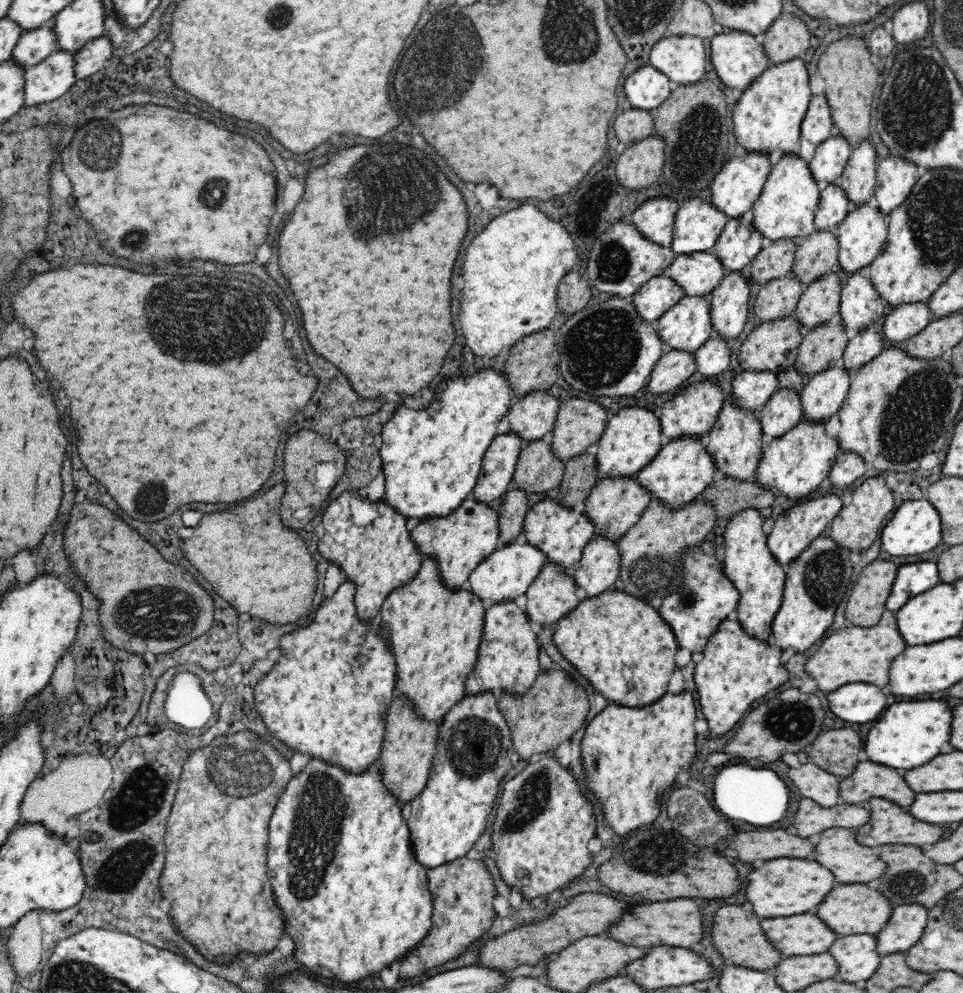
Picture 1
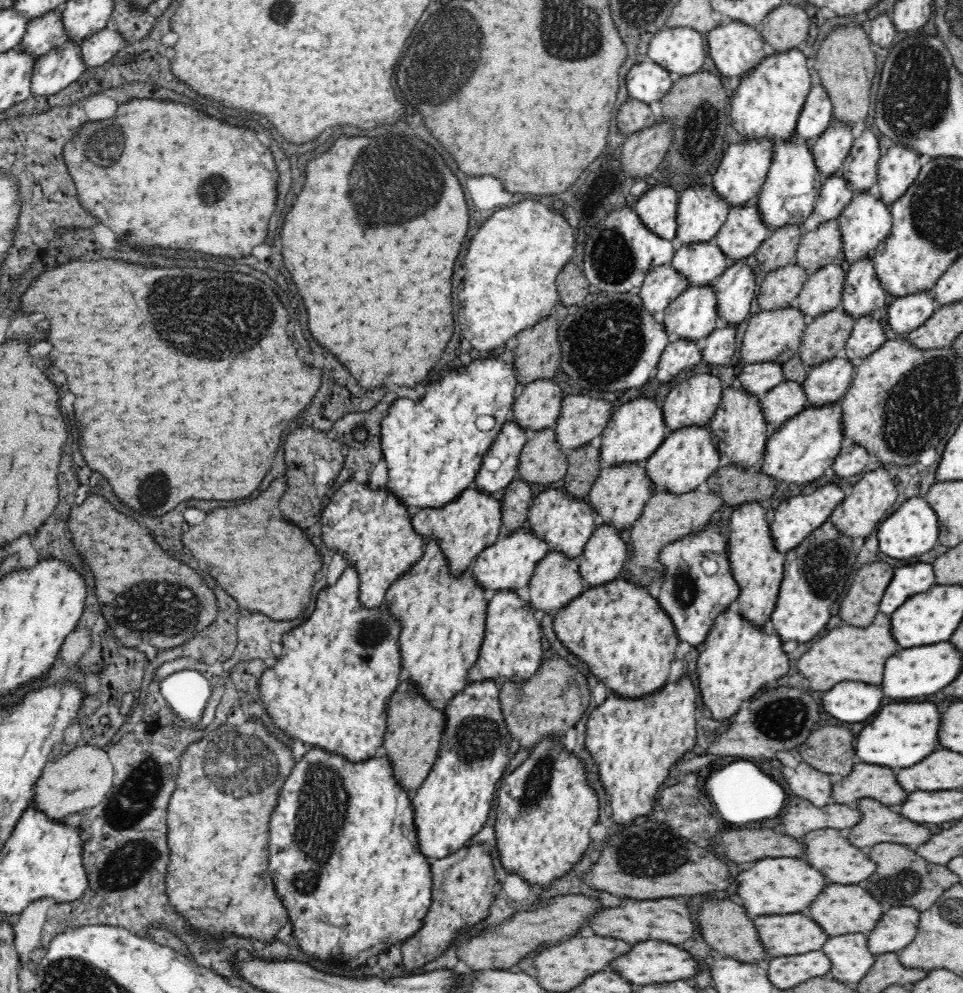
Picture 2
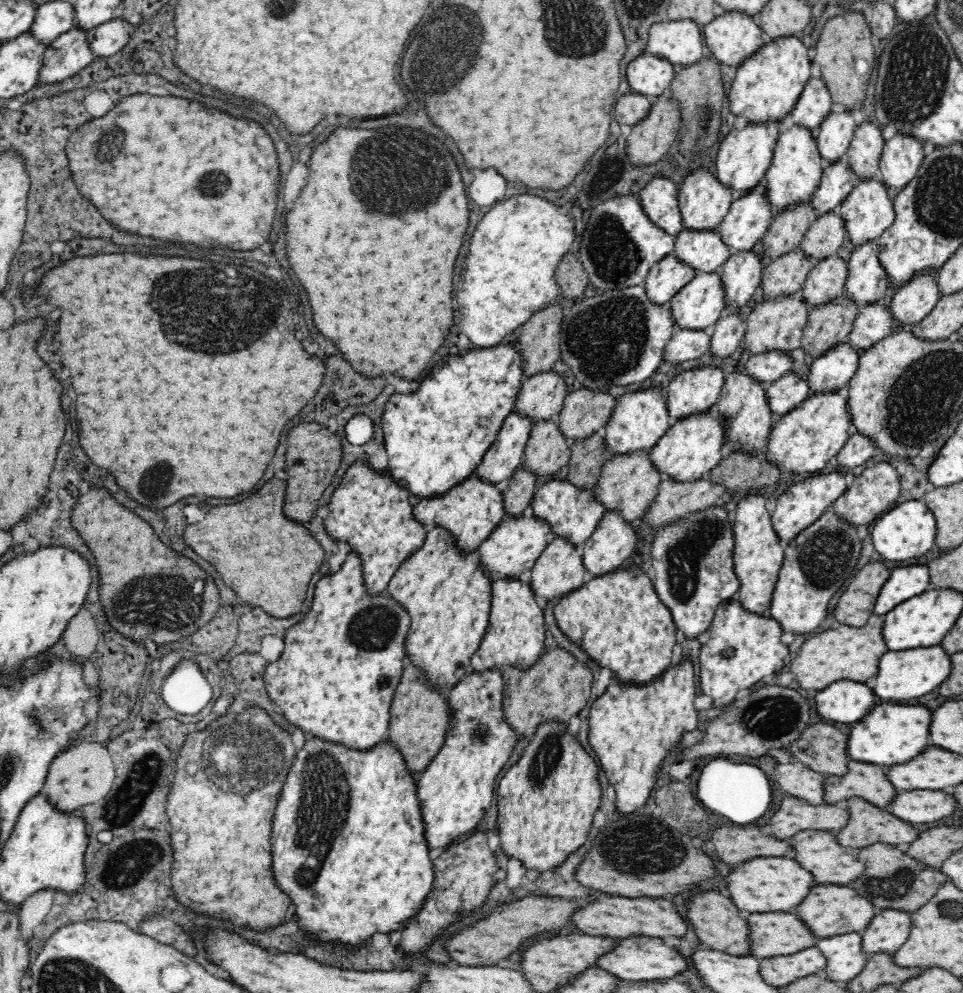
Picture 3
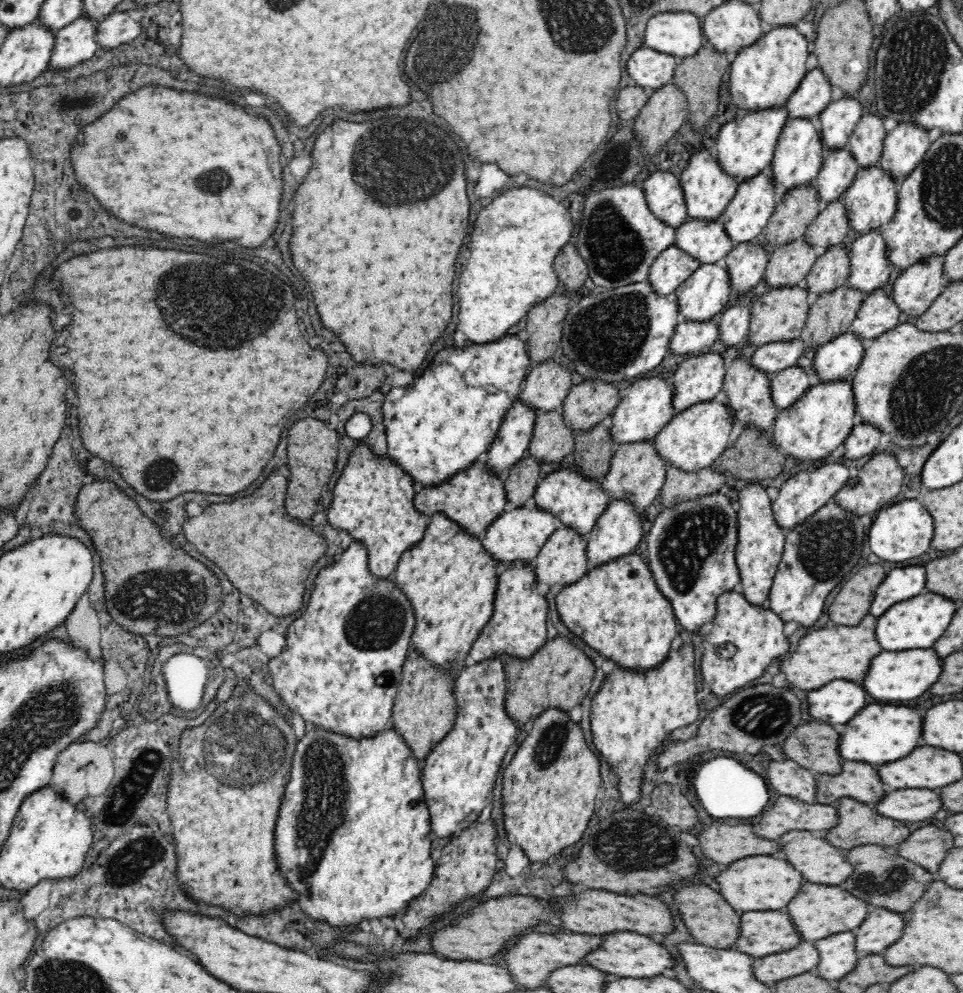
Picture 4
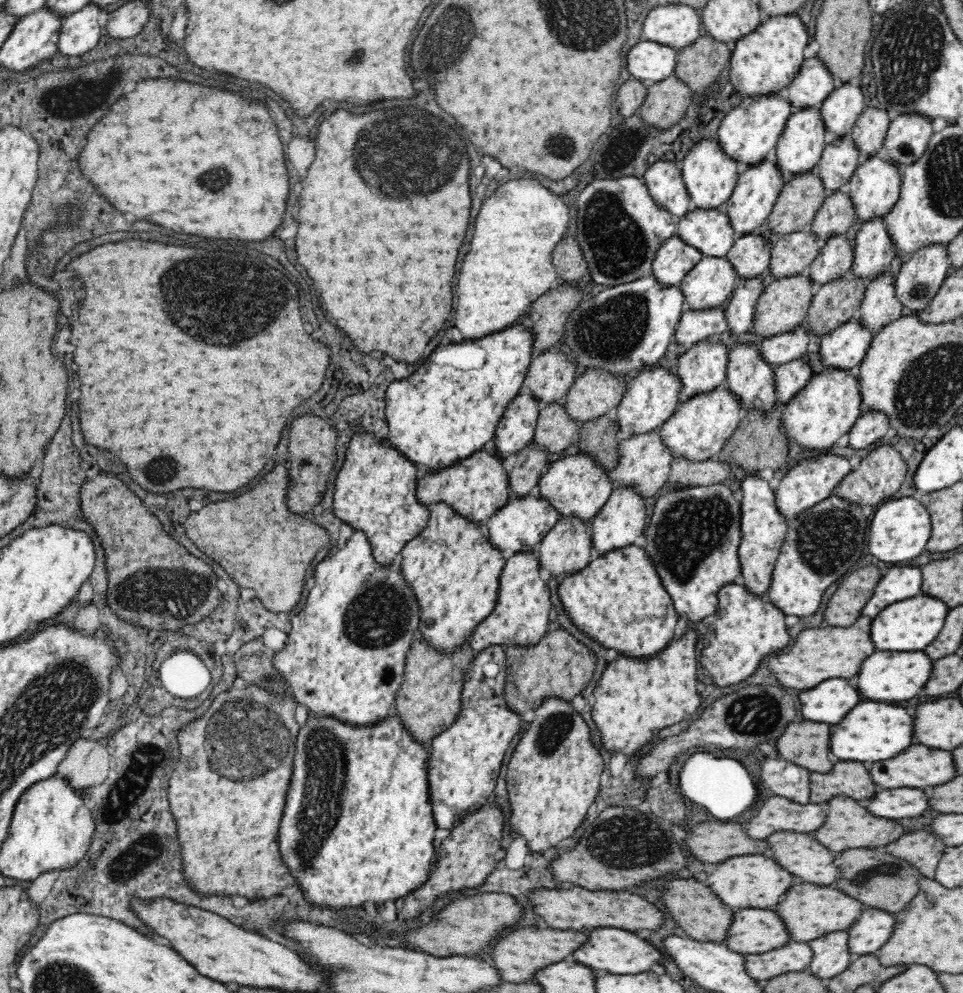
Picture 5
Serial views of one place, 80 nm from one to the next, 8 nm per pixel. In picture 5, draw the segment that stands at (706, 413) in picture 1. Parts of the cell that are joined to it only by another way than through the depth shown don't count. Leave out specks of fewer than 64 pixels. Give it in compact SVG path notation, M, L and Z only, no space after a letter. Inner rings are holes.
M712 336L712 340L701 340L698 344L691 346L685 354L679 358L676 377L680 379L679 403L684 404L693 398L693 396L712 392L719 386L724 386L727 374L727 364L729 361L728 349L722 342L716 342L716 338Z

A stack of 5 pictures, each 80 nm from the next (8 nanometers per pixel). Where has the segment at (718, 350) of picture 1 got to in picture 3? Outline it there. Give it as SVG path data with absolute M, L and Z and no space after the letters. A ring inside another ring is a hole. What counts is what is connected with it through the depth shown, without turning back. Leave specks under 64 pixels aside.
M724 313L709 331L710 346L708 351L712 356L730 358L738 345L742 344L746 325L740 313Z

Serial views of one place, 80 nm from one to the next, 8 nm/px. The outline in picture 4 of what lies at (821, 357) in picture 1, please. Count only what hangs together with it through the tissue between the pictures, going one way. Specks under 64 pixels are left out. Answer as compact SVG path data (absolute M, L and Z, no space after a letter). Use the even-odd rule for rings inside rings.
M846 285L812 300L801 334L804 346L817 350L823 344L850 331L864 299L862 291L850 289Z

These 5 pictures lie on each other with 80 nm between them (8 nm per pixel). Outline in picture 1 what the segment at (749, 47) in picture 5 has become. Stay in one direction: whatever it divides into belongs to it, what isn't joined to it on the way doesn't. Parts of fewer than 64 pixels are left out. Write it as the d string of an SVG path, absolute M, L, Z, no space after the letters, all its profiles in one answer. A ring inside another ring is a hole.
M792 59L779 65L771 64L760 76L746 88L740 100L733 109L732 122L734 123L734 135L736 145L742 153L762 154L770 156L773 152L780 152L784 156L800 156L801 151L801 126L806 116L812 97L810 94L810 82L808 71L802 59Z

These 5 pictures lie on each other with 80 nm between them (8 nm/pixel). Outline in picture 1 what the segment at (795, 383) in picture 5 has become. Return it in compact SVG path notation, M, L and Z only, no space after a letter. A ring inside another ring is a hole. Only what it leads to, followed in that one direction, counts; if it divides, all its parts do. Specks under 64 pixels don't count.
M777 390L767 401L758 413L766 443L786 435L803 419L801 397L794 390Z

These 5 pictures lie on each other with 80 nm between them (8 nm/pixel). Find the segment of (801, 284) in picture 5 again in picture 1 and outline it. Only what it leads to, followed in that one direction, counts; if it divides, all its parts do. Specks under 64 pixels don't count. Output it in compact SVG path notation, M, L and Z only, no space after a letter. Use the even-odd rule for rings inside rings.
M794 316L760 323L744 340L737 361L742 371L768 371L778 375L795 364L802 339L800 323L795 320Z

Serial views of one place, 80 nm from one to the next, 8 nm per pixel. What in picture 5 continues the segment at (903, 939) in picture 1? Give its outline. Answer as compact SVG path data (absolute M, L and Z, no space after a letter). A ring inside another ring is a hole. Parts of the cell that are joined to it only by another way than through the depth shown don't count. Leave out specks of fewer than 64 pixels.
M876 907L864 908L849 932L848 948L854 957L876 954L891 938L896 926L893 913Z

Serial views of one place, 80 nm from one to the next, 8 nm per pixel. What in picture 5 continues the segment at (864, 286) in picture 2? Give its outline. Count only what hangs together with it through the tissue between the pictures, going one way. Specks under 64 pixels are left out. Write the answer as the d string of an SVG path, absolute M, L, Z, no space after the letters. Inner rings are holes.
M883 219L862 223L862 228L854 240L851 267L853 277L868 284L875 278L884 276L886 272L890 272L894 250Z

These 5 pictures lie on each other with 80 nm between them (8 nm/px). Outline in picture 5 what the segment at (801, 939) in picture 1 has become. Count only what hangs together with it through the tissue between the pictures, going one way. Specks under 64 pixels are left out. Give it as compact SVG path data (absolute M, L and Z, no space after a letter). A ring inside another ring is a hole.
M744 908L733 914L734 924L731 924L725 945L734 952L743 955L762 954L775 948L780 948L784 944L792 942L789 932L786 932L786 926L782 922L782 917L778 916L772 910L762 910L762 908Z

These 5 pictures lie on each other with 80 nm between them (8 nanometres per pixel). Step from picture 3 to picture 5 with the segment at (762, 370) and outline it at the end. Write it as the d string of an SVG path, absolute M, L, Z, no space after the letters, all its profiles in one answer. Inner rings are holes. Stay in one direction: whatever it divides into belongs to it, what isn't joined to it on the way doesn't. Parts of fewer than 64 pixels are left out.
M802 326L796 330L762 340L758 352L764 362L768 363L770 367L776 368L792 359L804 357L806 346L808 346L808 334L806 334L805 326Z

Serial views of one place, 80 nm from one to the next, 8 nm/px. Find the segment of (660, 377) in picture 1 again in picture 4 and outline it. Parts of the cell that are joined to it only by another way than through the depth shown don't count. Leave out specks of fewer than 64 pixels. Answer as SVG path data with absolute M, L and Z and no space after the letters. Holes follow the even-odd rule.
M718 316L709 321L681 321L676 325L668 350L684 358L708 351L718 338Z

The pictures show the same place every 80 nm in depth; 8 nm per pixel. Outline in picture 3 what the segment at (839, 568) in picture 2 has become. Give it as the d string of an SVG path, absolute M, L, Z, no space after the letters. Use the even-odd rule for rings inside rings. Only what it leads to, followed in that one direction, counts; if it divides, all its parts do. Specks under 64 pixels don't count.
M826 511L811 527L786 544L768 616L776 620L784 632L804 635L816 630L822 620L829 617L830 598L854 574L858 556L860 540L857 528L840 519L834 511Z

